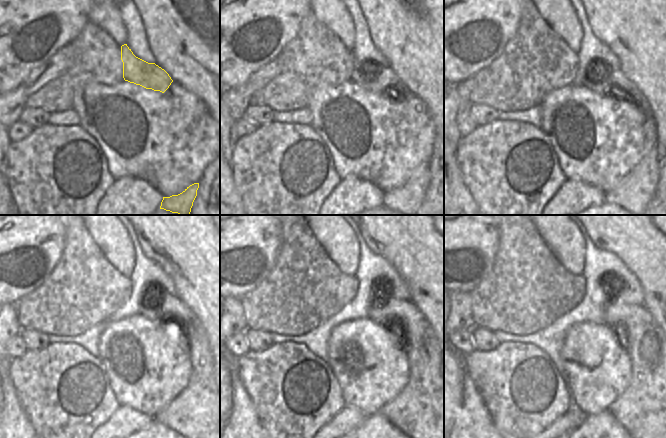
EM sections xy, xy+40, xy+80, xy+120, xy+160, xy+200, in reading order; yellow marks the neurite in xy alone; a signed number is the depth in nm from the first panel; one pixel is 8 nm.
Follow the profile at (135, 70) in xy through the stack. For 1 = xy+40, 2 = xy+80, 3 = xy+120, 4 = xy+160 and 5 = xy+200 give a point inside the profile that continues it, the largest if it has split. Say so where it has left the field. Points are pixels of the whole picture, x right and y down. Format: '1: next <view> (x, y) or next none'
1: next xy+40 (362, 74)
2: next xy+80 (619, 85)
3: next xy+120 (198, 413)
4: next xy+160 (423, 410)
5: next xy+200 (647, 410)

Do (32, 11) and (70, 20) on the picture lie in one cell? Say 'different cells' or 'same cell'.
same cell

